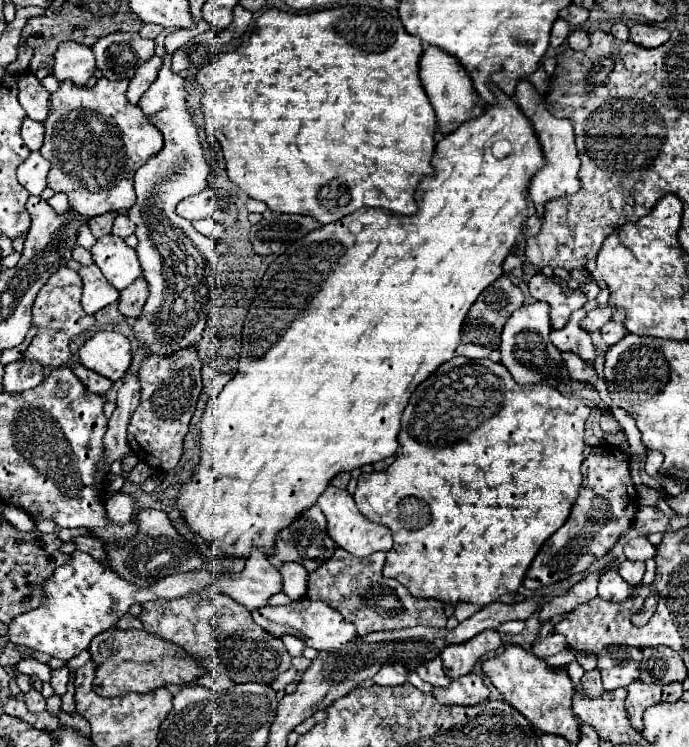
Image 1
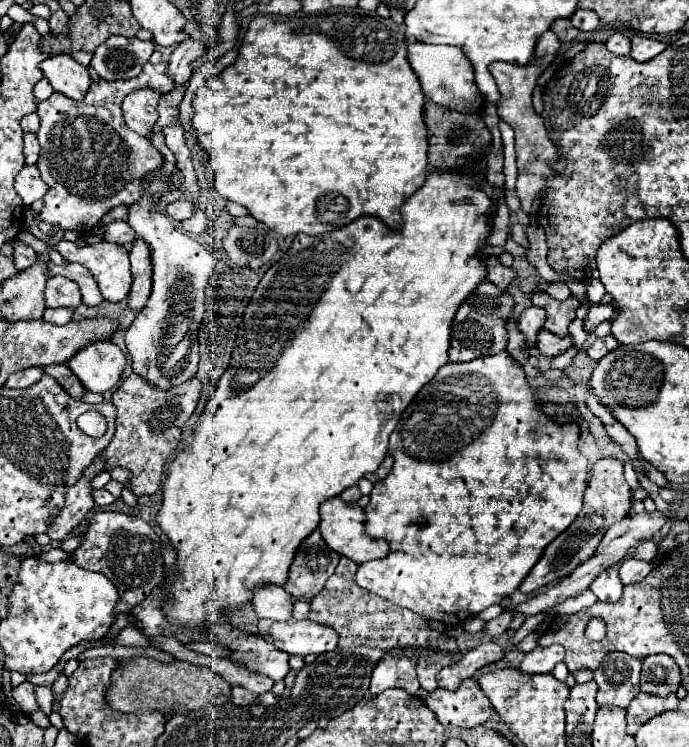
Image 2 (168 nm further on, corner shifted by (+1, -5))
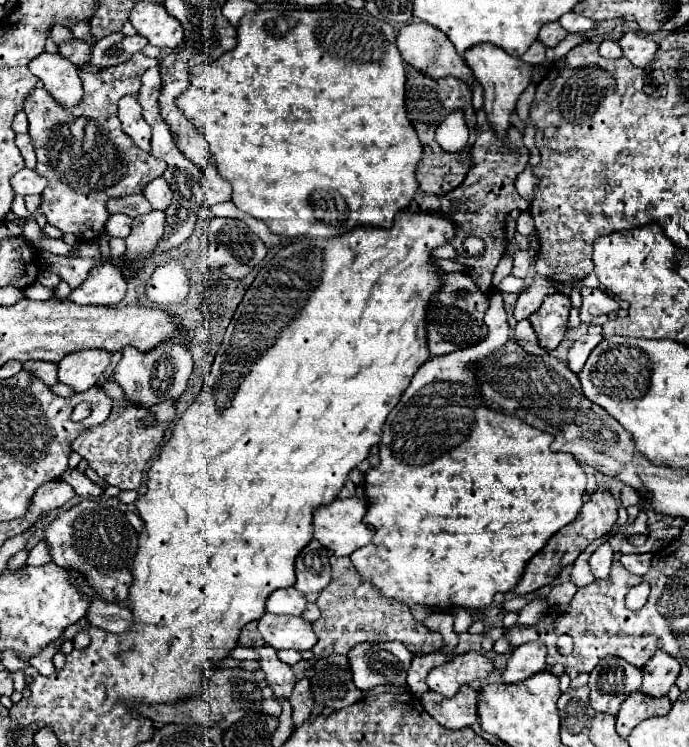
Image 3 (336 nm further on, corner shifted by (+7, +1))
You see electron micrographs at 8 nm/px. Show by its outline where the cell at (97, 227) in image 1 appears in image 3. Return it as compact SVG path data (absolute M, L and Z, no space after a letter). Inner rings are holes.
M143 193L119 197L119 199L109 199L107 209L109 209L109 213L125 213L129 217L139 217L139 215L151 211Z

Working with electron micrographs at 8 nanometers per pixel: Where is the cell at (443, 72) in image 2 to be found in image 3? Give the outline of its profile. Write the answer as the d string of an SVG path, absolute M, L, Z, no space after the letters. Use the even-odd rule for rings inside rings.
M413 21L413 23L407 23L399 29L399 35L397 35L397 47L403 55L403 59L423 71L427 77L431 79L439 79L439 77L445 77L445 75L453 75L465 83L473 81L473 73L471 69L467 67L467 63L463 61L463 57L455 51L453 43L447 39L447 35L443 35L443 31L439 31L437 27L431 27L431 23L423 23L423 21Z

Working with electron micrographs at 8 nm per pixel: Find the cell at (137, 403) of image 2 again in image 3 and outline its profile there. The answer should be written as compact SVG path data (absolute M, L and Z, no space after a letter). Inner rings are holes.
M107 381L103 385L103 391L115 401L115 407L103 425L91 427L91 429L83 431L83 435L79 435L79 439L75 439L73 451L77 451L81 457L85 457L89 467L105 483L115 485L119 489L139 489L143 469L145 469L149 457L153 455L155 447L163 439L169 423L175 419L175 403L165 401L165 403L159 403L149 409L119 403L119 401L125 401L123 391L113 381Z

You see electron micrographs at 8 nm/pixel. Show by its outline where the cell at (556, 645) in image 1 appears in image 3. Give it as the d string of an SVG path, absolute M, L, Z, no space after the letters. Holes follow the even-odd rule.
M525 643L513 649L507 667L503 671L503 683L521 683L531 675L545 671L547 663L547 649L541 643Z

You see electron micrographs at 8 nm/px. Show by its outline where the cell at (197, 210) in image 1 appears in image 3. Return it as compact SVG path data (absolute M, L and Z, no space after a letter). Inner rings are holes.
M163 177L153 179L153 181L143 189L143 193L145 193L145 199L151 203L151 207L153 207L153 209L161 209L161 211L167 209L167 205L171 203L171 197L173 197L173 193L171 193L171 189L167 187L167 181L165 181Z

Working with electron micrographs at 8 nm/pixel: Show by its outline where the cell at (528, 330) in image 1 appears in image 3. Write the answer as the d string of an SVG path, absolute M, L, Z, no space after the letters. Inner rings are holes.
M535 279L535 281L531 281L527 287L525 287L525 291L521 291L519 293L519 299L517 299L517 303L515 303L515 319L517 321L521 321L521 319L527 319L531 313L535 313L539 307L541 307L541 303L543 303L543 299L547 297L547 295L551 295L551 293L555 293L557 289L555 289L555 285L549 281L549 279Z

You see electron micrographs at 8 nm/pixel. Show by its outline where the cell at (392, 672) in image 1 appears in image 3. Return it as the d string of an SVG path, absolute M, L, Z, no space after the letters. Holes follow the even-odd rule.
M365 641L349 653L351 677L357 689L369 691L377 685L405 685L411 651L399 641Z

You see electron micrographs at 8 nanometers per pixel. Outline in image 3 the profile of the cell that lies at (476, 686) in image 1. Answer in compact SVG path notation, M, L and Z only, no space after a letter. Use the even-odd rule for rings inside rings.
M469 685L453 697L427 691L421 695L421 705L439 725L451 731L477 723L477 691Z

